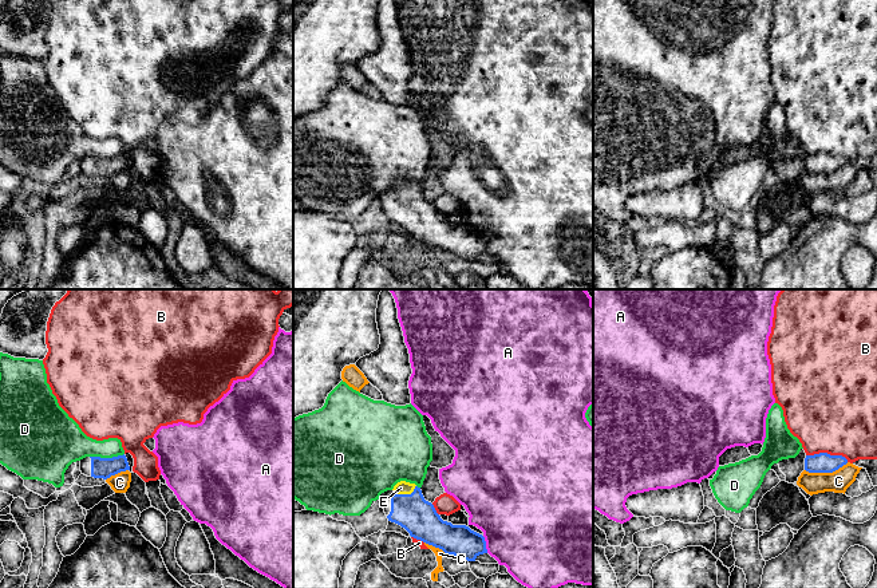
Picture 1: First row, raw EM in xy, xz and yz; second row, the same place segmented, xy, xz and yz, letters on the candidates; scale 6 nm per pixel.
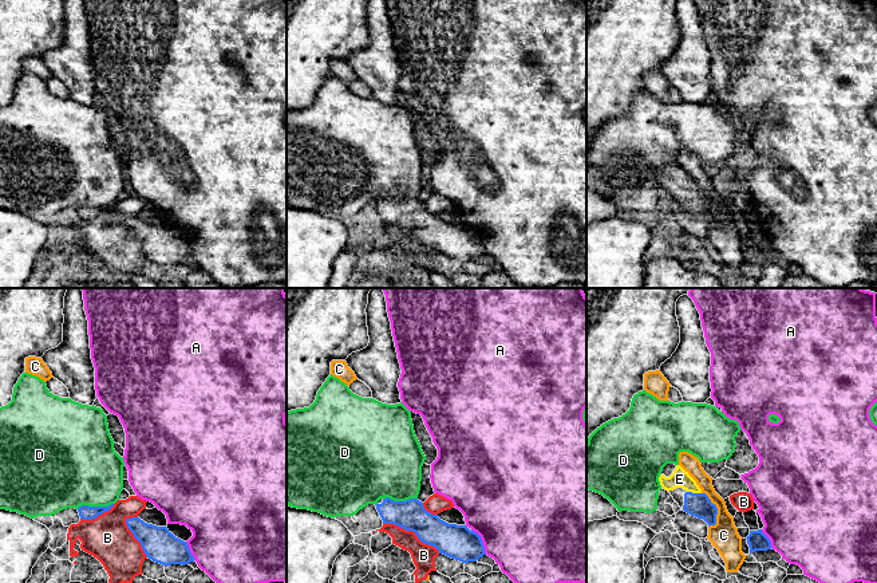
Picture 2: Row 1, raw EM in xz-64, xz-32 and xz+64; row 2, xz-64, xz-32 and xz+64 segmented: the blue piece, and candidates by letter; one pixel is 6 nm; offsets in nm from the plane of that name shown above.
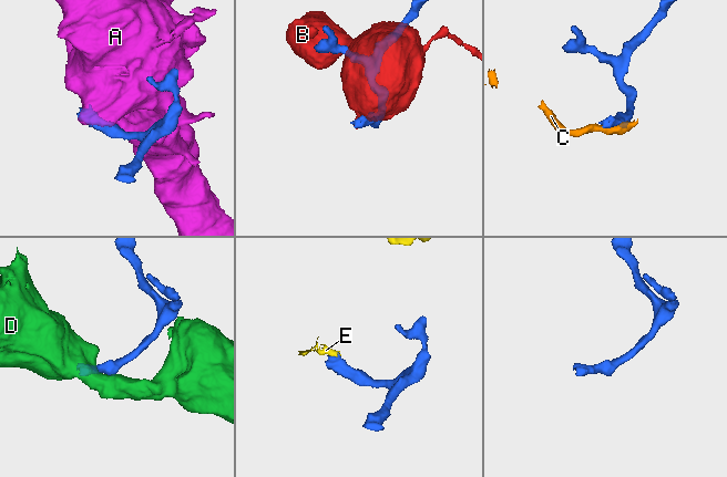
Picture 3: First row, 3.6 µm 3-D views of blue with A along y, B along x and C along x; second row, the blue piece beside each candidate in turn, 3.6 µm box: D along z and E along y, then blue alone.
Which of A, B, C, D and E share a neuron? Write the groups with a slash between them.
A / B / C / D / E

